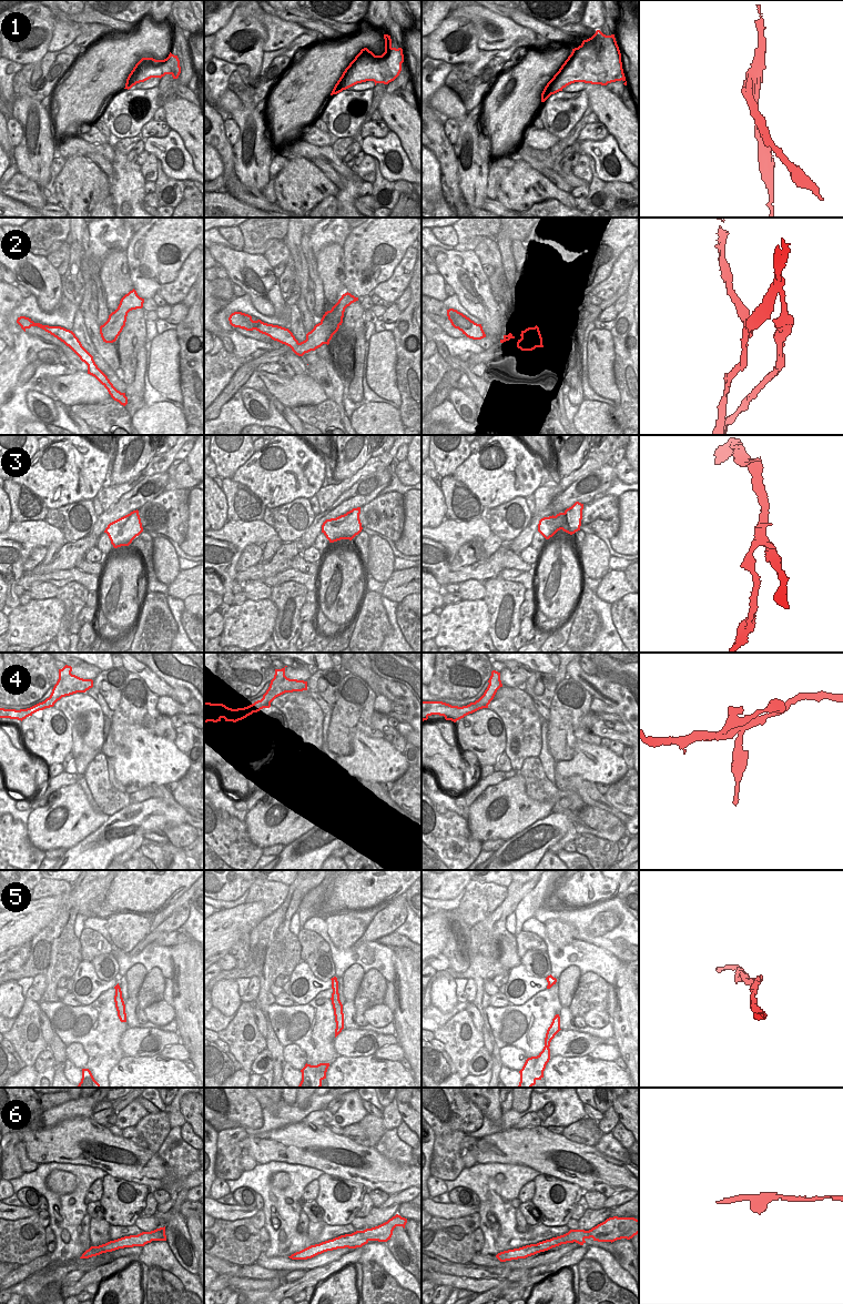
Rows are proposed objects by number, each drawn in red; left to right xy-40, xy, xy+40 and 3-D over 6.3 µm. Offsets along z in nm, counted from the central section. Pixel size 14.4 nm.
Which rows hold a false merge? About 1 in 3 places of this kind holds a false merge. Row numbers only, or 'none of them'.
1, 2, 4, 6

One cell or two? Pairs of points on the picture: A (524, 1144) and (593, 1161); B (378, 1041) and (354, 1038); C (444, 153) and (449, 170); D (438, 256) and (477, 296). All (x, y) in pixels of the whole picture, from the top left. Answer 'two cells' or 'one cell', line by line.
A: one cell
B: one cell
C: one cell
D: one cell

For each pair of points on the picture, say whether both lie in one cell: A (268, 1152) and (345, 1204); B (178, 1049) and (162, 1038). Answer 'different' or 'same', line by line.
A: different
B: different

